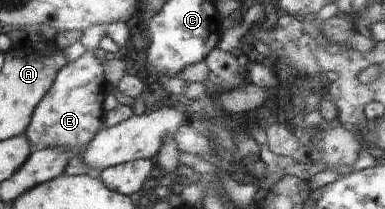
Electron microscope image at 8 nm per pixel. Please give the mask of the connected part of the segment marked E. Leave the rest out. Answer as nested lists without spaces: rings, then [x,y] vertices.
[[[84,51],[75,61],[69,61],[54,78],[52,87],[42,97],[32,114],[24,135],[32,150],[64,146],[78,154],[105,127],[102,105],[107,94],[107,81],[102,64],[93,51]]]

